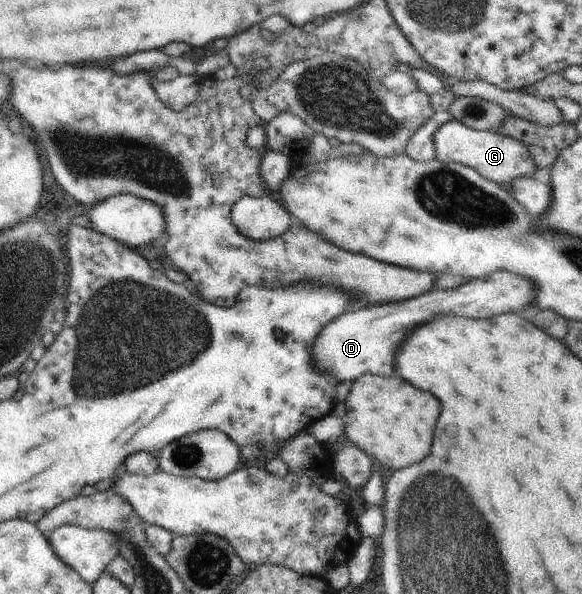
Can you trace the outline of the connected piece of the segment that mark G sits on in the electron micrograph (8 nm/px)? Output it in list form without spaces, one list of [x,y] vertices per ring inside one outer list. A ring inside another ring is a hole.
[[[451,119],[439,127],[433,136],[433,142],[435,142],[436,160],[465,164],[465,166],[477,170],[487,180],[504,187],[509,186],[515,178],[523,176],[535,178],[534,175],[539,170],[531,156],[533,152],[523,142],[491,130],[482,131],[471,128],[455,119]]]

